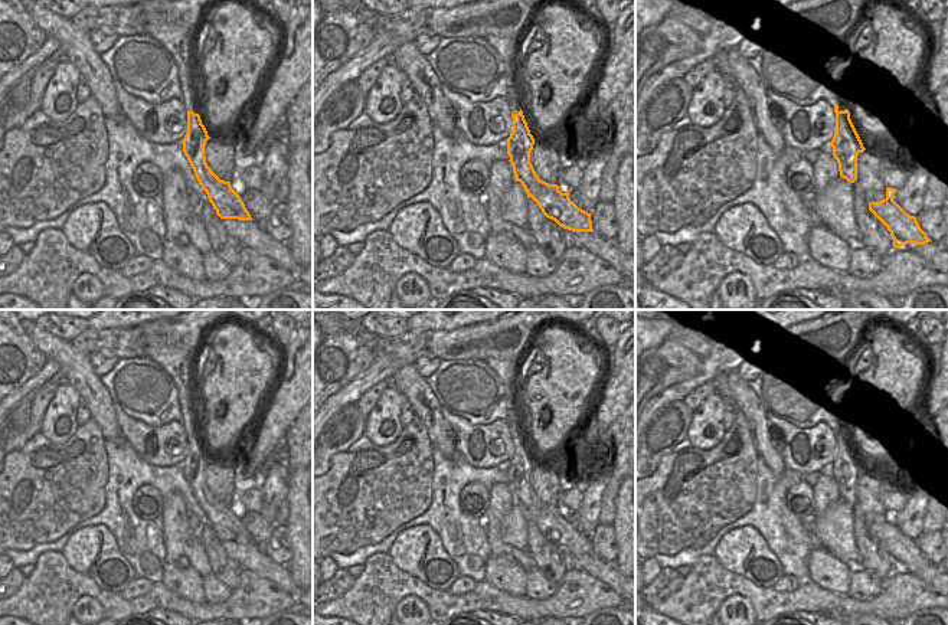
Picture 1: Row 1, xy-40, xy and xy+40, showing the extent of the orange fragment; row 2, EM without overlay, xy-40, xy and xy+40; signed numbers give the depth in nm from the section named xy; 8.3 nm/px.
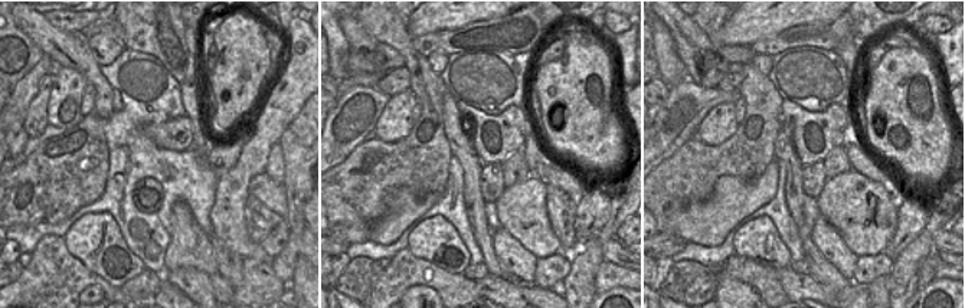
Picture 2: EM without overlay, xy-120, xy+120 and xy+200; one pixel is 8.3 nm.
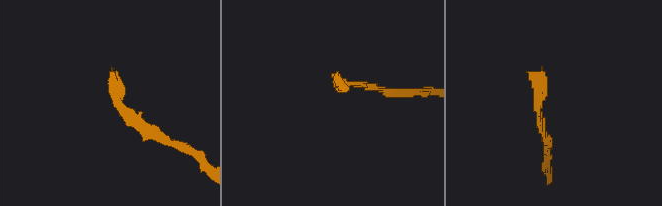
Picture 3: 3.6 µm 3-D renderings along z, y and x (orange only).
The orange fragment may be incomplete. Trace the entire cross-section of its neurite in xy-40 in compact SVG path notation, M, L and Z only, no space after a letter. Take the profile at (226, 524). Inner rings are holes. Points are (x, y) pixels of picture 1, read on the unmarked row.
M150 346L146 359L160 364L171 377L177 390L182 425L187 433L187 455L183 461L183 475L194 498L206 514L216 537L220 541L252 543L241 518L231 504L220 503L206 485L205 468L210 461L196 432L194 416L190 408L190 383L194 373L194 360L187 359L189 351L174 346Z

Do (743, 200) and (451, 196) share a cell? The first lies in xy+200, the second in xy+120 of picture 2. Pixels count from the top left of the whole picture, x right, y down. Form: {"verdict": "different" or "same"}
{"verdict": "different"}

